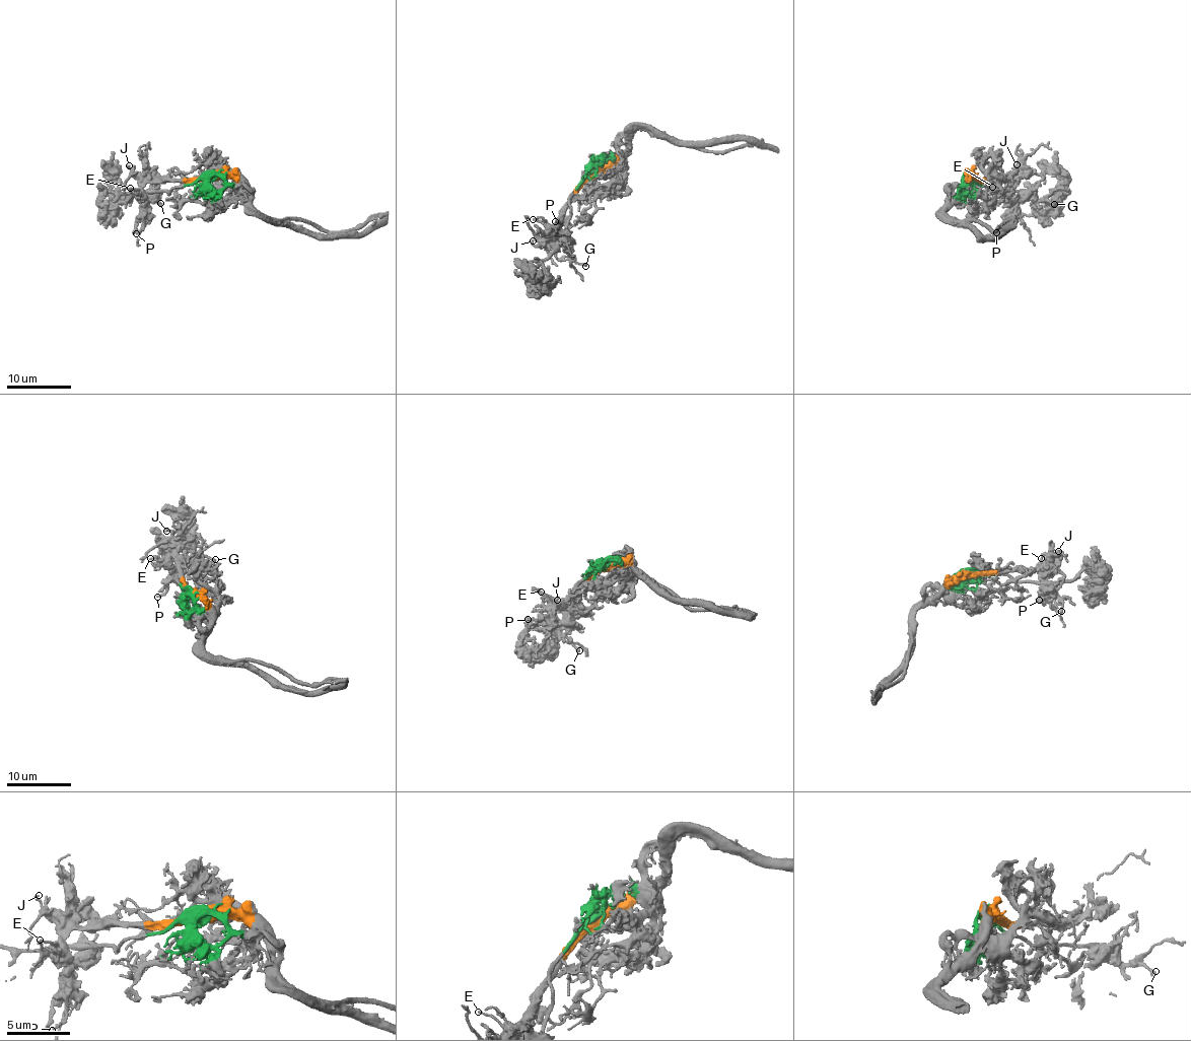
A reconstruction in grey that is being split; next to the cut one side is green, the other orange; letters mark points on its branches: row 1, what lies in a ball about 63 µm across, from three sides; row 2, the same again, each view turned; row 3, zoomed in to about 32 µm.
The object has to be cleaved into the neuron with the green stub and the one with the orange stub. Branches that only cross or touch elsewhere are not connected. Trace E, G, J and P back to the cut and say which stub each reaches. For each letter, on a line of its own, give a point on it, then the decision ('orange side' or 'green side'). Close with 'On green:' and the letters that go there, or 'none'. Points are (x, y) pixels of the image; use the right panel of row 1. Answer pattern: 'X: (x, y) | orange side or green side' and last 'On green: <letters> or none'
E: (992, 187) | orange side
G: (1054, 204) | orange side
J: (1017, 164) | orange side
P: (996, 232) | orange side
On green: none

